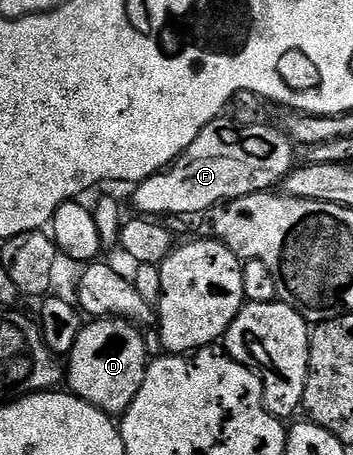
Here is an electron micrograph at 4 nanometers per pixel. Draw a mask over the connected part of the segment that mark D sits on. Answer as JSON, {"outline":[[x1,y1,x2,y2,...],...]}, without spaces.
{"outline":[[93,318,81,326,78,341,74,341,74,349,66,357,67,390,107,415,123,416,134,397,138,397,138,389,142,389,149,362,150,356,137,324,127,319]]}

